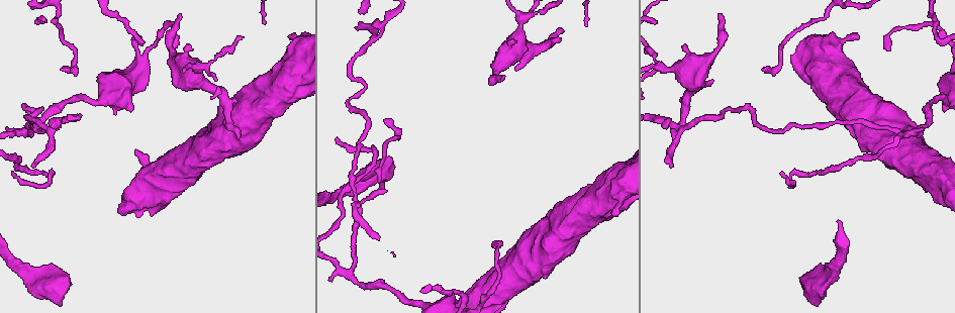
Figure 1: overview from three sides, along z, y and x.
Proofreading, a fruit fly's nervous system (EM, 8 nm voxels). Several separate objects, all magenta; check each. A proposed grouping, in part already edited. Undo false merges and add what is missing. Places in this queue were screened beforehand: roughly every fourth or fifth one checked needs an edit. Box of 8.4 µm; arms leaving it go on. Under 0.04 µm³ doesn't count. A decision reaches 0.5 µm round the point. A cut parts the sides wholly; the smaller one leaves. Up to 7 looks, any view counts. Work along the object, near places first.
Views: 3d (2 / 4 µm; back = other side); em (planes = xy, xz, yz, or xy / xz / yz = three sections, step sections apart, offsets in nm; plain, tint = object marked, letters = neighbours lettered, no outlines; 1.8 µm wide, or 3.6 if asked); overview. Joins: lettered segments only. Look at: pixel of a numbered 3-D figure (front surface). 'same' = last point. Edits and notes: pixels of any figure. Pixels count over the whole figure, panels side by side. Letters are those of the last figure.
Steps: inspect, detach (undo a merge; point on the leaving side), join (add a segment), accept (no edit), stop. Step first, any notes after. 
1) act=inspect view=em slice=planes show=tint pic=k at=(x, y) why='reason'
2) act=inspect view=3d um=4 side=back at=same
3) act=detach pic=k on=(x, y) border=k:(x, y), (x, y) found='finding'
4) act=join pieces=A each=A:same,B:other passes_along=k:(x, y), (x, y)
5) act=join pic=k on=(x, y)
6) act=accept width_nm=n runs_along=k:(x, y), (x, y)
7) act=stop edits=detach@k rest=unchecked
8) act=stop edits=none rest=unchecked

act=inspect view=3d um=4 side=back pic=1 at=(179, 14) why='thin end'

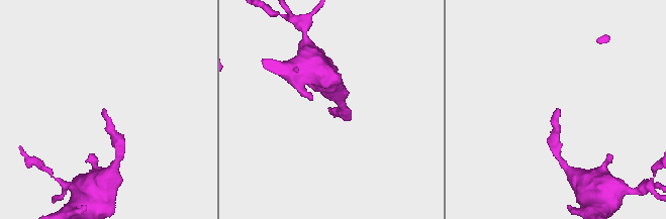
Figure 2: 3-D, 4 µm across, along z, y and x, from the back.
act=inspect view=em slice=planes show=letters pic=2 at=(104, 110) why='need the tissue'

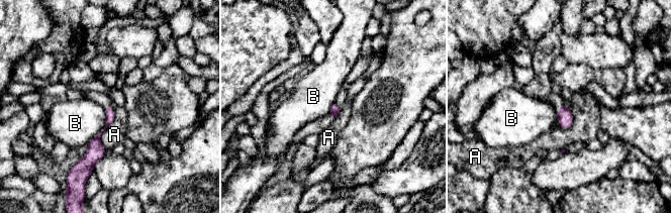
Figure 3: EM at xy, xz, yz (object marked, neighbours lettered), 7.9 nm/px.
act=accept each=A:other,B:other runs_along=3:(109, 108), (108, 123), (86, 165) found='no lettered segment goes on from it'

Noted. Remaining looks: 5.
act=inspect view=em slice=planes show=letters pic=1 at=(205, 67) why='thin neck'

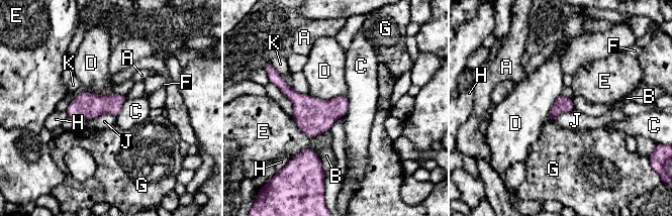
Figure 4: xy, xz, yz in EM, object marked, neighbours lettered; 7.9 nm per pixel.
act=accept each=A:other,B:other,C:other,D:other,E:other,F:other,G:other,H:other,J:other,K:other found='continuous, no second neuron'

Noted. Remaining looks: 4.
act=inspect view=em slice=planes show=letters pic=1 at=(357, 30) why='tapers out'

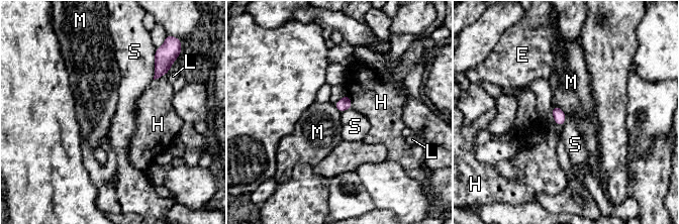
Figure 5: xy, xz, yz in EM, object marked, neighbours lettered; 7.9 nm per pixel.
act=accept each=E:other,H:other,L:other,M:other,S:other border=5:(554, 104), (566, 115) found='none of them fits'

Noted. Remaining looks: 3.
act=stop edits=none rest=unchecked

